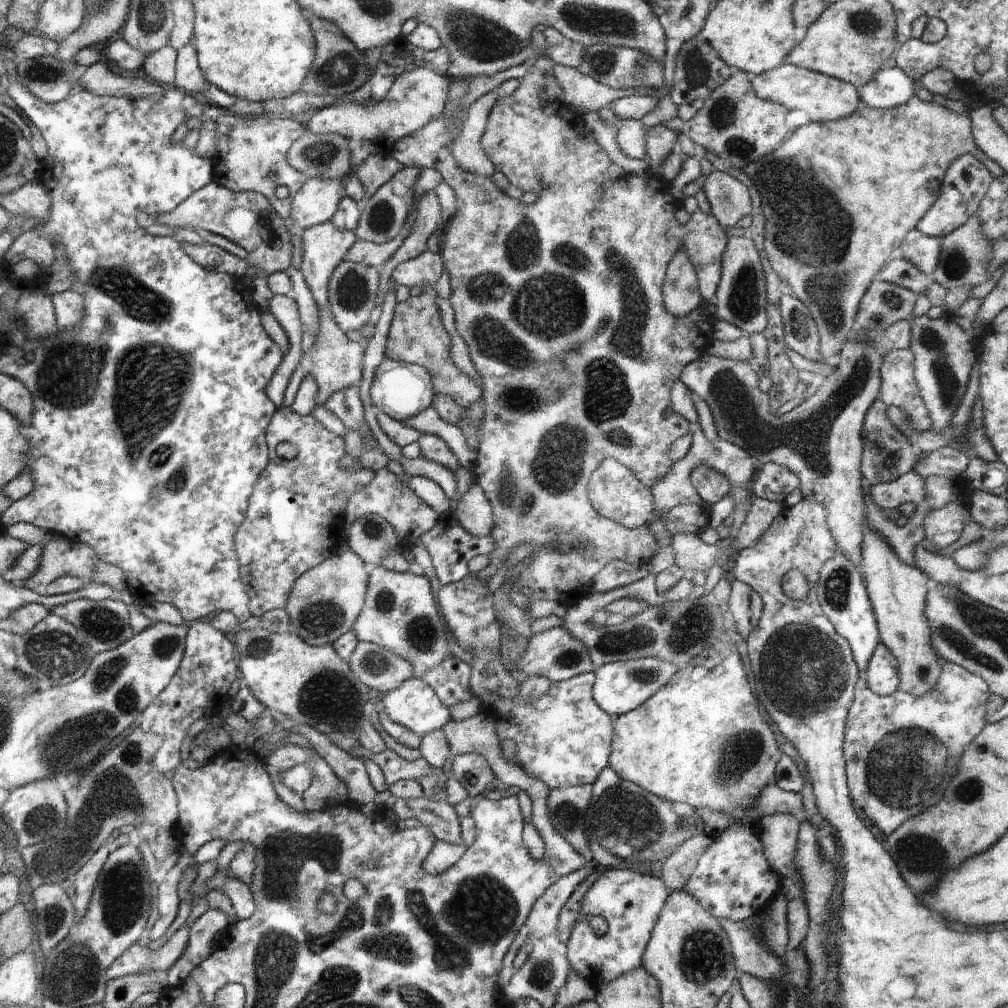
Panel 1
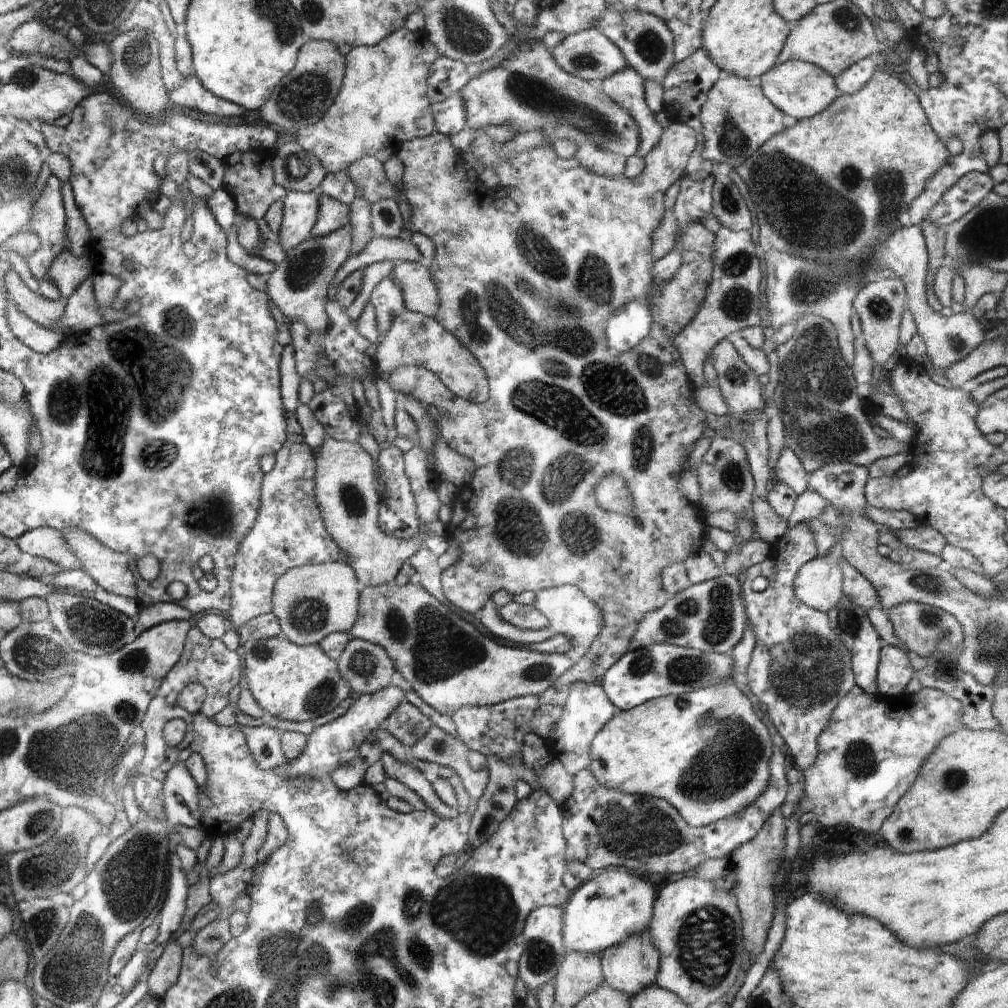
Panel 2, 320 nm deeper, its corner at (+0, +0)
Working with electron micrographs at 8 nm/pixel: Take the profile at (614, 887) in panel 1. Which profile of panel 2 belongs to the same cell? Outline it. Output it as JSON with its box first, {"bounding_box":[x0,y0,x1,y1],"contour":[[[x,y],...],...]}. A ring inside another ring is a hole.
{"bounding_box":[562,868,655,954],"contour":[[[626,868],[603,870],[579,886],[569,904],[562,908],[566,954],[574,951],[601,954],[632,933],[646,931],[653,918],[652,904],[655,904],[654,890],[646,880],[626,872]]]}

